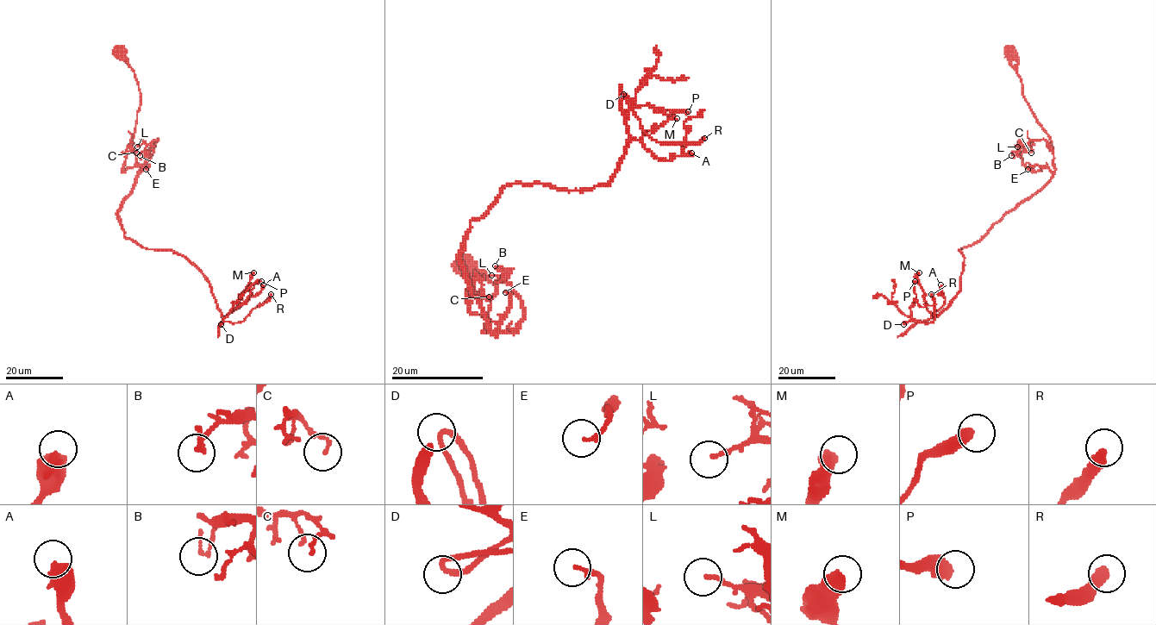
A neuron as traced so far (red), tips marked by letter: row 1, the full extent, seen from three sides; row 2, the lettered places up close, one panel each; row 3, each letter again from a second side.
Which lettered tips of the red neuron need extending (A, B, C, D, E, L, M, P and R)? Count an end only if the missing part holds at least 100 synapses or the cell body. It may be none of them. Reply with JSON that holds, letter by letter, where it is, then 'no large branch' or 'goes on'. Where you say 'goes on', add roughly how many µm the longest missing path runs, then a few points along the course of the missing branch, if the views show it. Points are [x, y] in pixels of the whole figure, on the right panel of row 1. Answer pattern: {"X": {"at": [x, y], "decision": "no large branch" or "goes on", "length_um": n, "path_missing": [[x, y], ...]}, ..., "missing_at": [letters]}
{"A": {"at": [940, 284], "decision": "no large branch"}, "B": {"at": [1011, 155], "decision": "no large branch"}, "C": {"at": [1031, 153], "decision": "no large branch"}, "D": {"at": [903, 324], "decision": "no large branch"}, "E": {"at": [1027, 169], "decision": "no large branch"}, "L": {"at": [1017, 146], "decision": "no large branch"}, "M": {"at": [919, 272], "decision": "no large branch"}, "P": {"at": [915, 281], "decision": "no large branch"}, "R": {"at": [931, 294], "decision": "no large branch"}, "missing_at": []}

